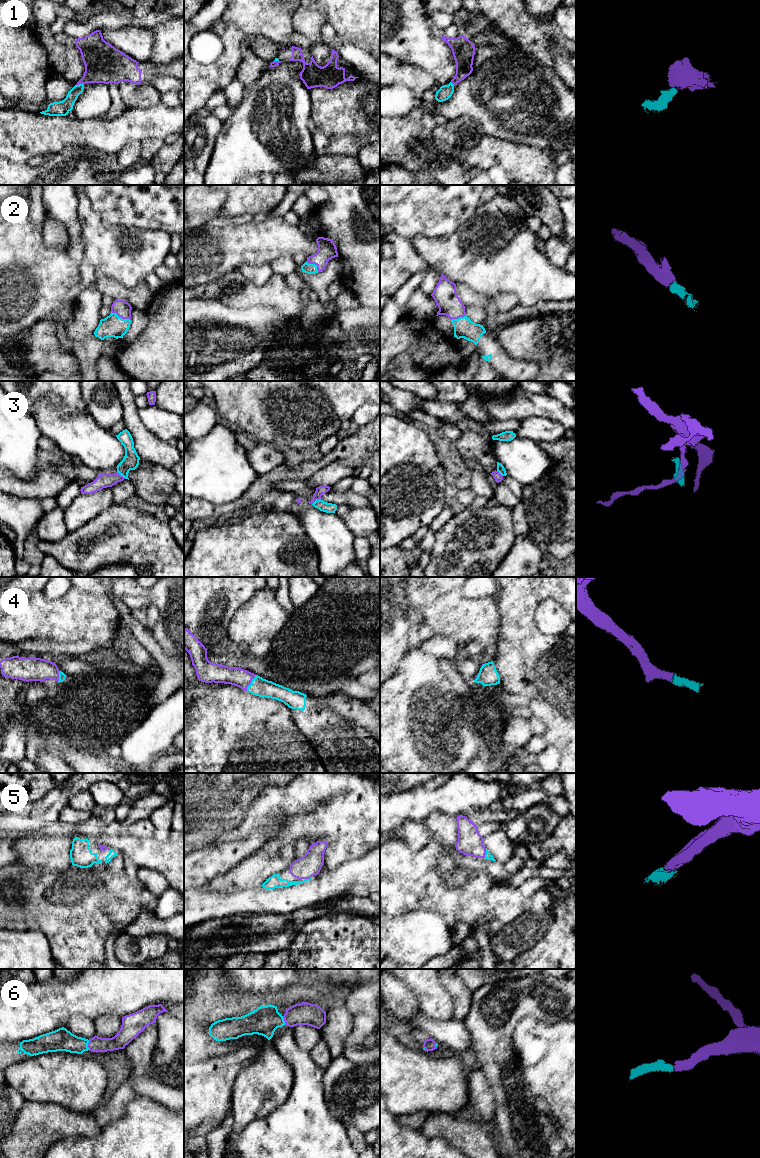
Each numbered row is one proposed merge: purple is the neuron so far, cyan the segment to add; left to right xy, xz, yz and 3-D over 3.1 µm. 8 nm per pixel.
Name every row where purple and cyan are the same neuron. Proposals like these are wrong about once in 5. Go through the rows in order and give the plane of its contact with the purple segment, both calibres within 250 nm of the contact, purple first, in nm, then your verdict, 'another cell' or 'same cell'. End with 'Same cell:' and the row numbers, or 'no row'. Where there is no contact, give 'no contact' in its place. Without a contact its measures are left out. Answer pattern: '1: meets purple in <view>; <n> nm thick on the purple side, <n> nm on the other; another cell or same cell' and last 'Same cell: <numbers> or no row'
1: meets purple in xy; 300 nm thick on the purple side, 120 nm on the other; same cell
2: meets purple in xy; 130 nm thick on the purple side, 180 nm on the other; same cell
3: meets purple in xz; 70 nm thick on the purple side, 80 nm on the other; another cell
4: meets purple in xz; 150 nm thick on the purple side, 150 nm on the other; same cell
5: meets purple in yz; 200 nm thick on the purple side, 60 nm on the other; same cell
6: meets purple in xy; 130 nm thick on the purple side, 180 nm on the other; same cell
Same cell: 1, 2, 4, 5, 6

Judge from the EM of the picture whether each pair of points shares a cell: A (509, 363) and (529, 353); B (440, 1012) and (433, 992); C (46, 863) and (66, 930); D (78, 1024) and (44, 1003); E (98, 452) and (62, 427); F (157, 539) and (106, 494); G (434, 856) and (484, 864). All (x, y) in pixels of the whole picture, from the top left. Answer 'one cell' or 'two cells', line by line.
A: two cells
B: one cell
C: two cells
D: two cells
E: one cell
F: two cells
G: two cells

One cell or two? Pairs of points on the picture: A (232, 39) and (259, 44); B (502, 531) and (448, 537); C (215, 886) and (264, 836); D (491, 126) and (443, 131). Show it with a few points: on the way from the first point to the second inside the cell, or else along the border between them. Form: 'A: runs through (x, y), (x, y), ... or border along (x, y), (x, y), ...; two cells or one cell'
A: runs through (239, 37), (247, 37), (252, 40); one cell
B: runs through (489, 533), (486, 535), (461, 535); one cell
C: border along (239, 862), (222, 875), (214, 878); two cells
D: border along (459, 116), (470, 116), (479, 124), (483, 134); two cells

